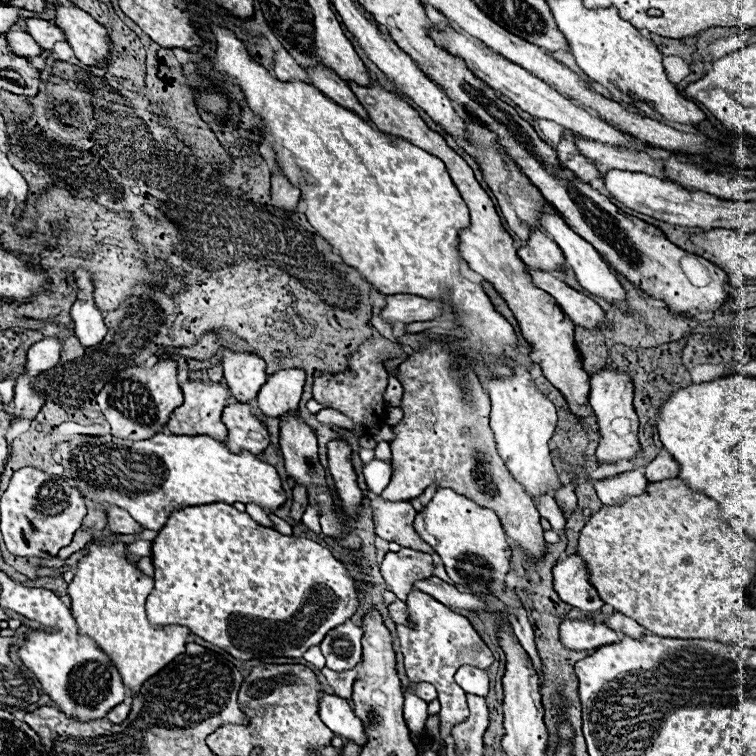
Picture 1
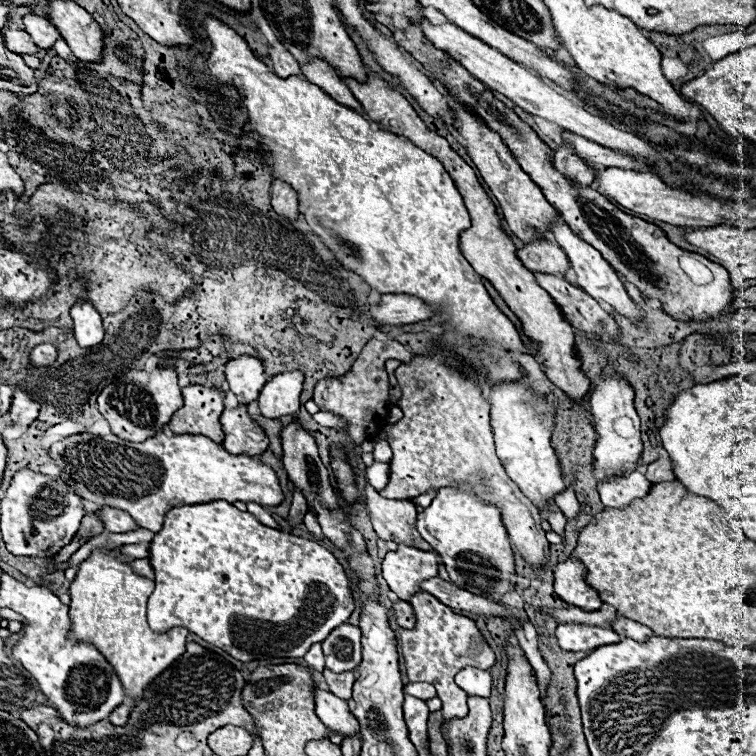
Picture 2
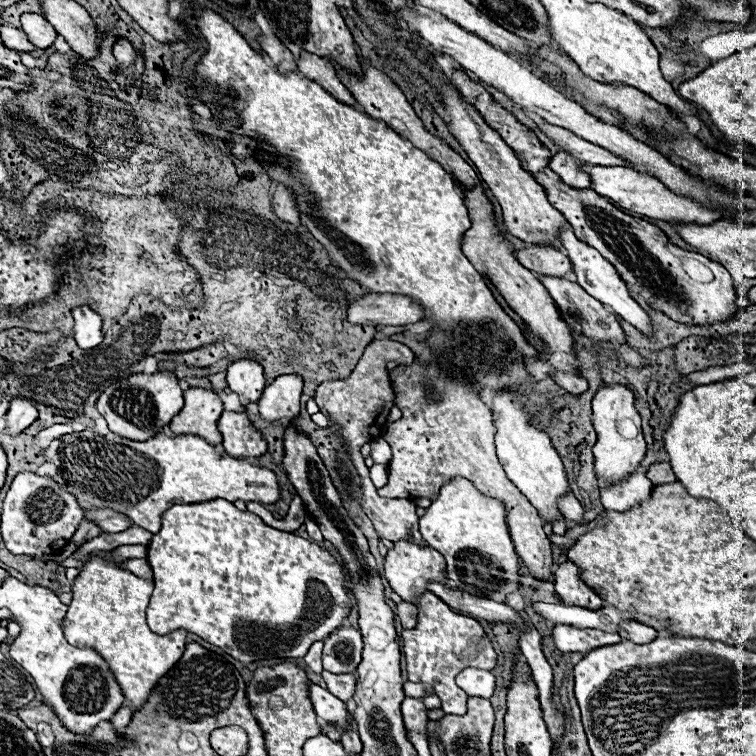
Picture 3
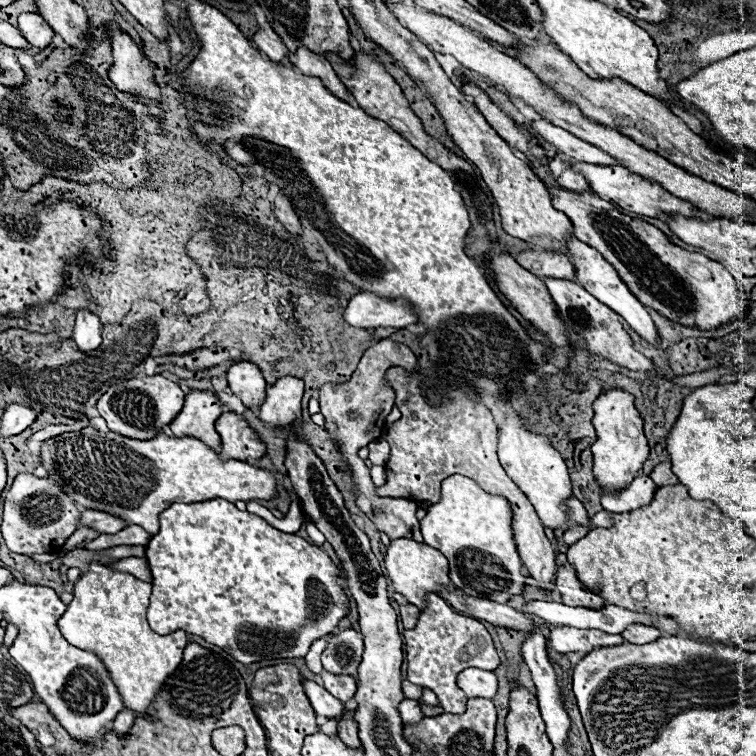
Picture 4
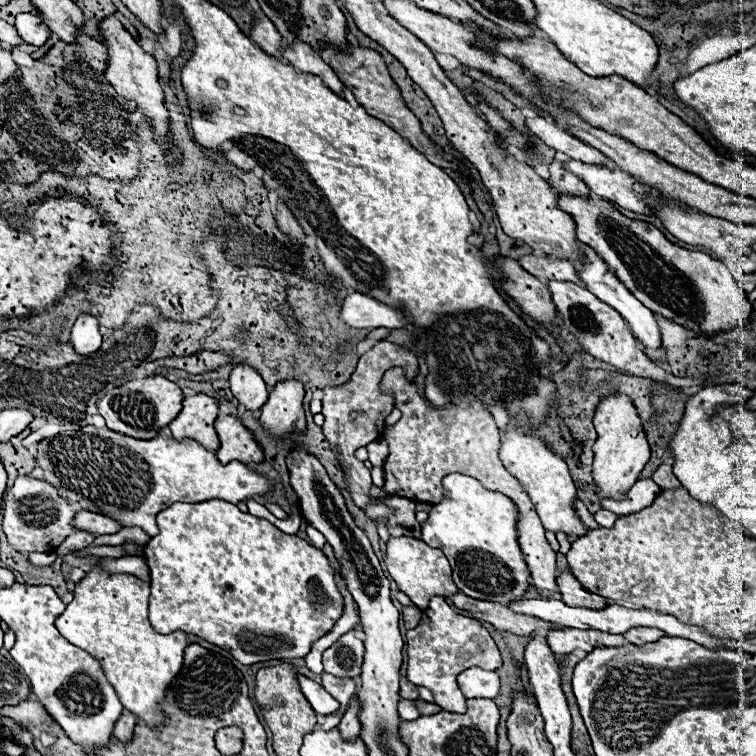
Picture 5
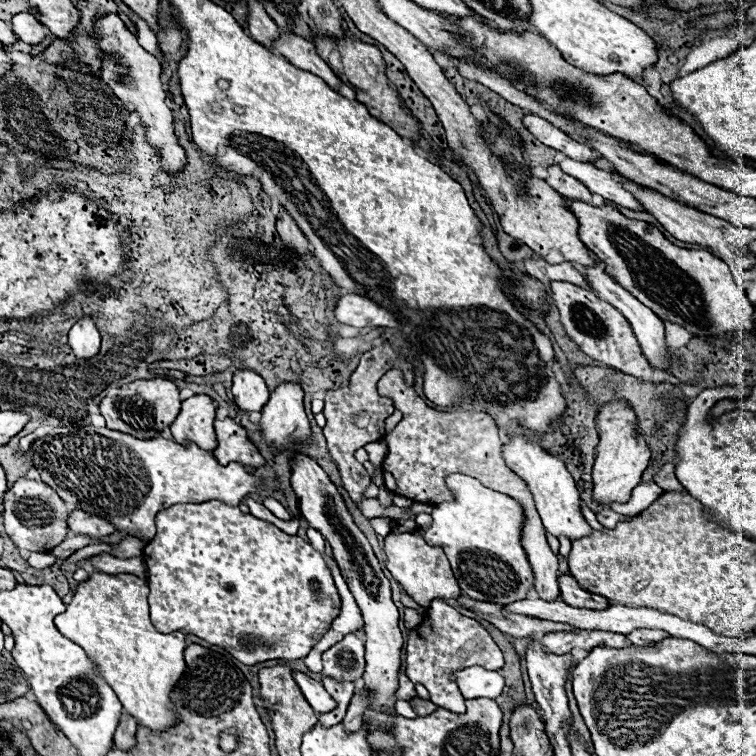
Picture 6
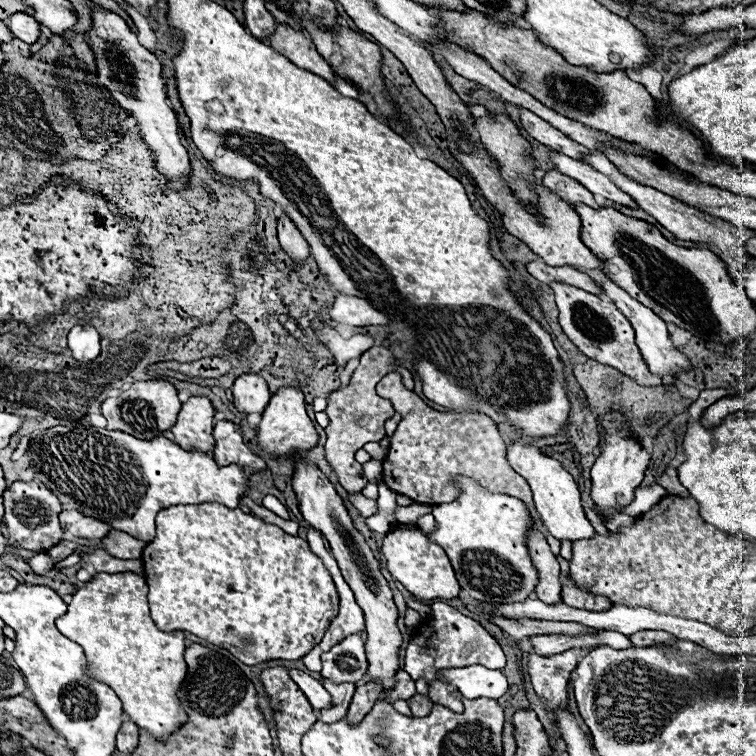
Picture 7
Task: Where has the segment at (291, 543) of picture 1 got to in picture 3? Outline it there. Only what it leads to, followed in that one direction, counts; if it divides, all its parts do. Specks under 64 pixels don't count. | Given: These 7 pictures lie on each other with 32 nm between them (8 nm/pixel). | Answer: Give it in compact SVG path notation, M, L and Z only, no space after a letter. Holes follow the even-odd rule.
M222 498L168 508L162 514L160 532L148 544L148 562L154 572L154 592L148 604L150 630L168 634L184 628L244 664L272 658L302 658L314 640L330 636L352 610L344 586L344 570L322 546L270 528L256 514L240 512Z

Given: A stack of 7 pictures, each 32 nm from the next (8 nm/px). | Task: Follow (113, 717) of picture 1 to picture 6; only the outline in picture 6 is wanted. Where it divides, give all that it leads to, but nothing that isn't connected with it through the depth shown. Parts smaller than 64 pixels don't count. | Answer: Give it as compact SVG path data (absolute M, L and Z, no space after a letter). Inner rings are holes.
M124 712L122 720L120 720L120 726L118 726L118 730L116 730L116 736L114 736L116 748L120 748L120 750L130 750L130 748L136 744L136 728L138 728L136 720Z

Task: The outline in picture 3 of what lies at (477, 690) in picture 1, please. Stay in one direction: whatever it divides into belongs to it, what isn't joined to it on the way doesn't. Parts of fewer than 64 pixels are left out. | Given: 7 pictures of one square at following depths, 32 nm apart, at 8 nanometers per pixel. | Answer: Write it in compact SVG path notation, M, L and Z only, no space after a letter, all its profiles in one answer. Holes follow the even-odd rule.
M464 668L458 674L458 686L468 694L468 696L478 696L478 698L492 698L494 688L496 688L496 678L488 670L478 670L478 668Z

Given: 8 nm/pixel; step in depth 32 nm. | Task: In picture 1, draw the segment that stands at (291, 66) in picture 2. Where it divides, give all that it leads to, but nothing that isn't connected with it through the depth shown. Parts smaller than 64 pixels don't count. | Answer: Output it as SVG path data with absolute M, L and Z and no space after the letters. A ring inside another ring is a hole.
M280 46L276 52L274 52L274 74L280 78L280 80L292 80L292 78L298 78L298 80L308 80L306 72L302 66L296 64L296 60Z

